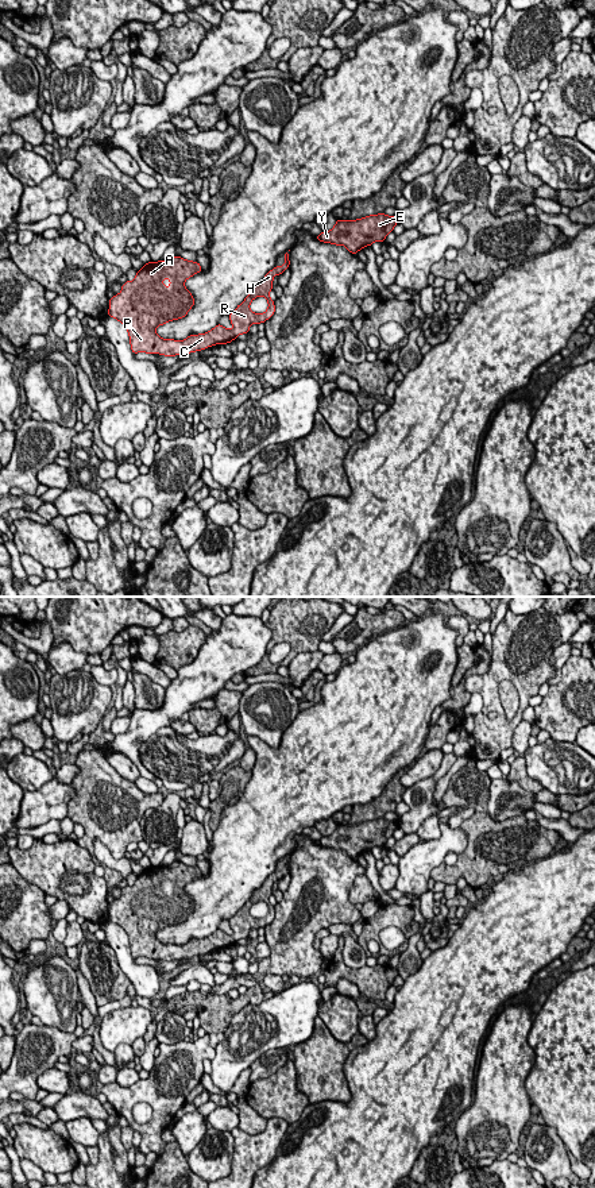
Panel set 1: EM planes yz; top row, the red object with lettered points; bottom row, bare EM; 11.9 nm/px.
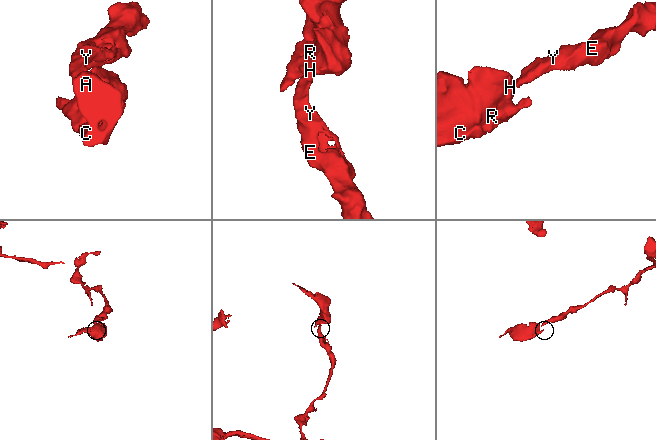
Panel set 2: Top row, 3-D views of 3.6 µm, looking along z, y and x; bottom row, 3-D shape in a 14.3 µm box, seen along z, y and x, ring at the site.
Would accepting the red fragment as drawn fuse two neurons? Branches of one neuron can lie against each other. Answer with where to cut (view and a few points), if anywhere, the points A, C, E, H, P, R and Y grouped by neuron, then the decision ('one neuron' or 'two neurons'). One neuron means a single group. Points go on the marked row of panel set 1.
no cut | A C E H P R Y | one neuron

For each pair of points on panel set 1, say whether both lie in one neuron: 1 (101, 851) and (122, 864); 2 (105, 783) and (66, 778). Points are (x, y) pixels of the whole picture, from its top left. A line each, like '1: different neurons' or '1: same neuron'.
1: same neuron
2: different neurons

